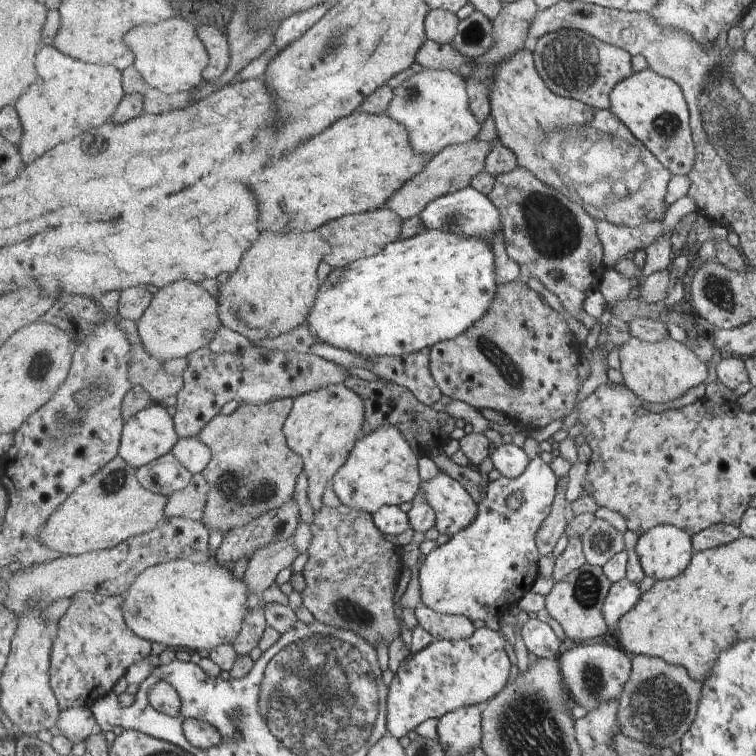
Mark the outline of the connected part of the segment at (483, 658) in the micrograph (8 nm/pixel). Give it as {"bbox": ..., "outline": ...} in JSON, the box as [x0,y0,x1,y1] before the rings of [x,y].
{"bbox":[389,627,511,738],"outline":[[[480,627],[470,637],[461,640],[439,638],[427,648],[416,652],[411,659],[401,663],[400,669],[395,672],[389,691],[389,734],[401,738],[415,730],[429,718],[443,717],[444,714],[459,710],[464,706],[483,706],[496,694],[499,694],[508,685],[511,676],[511,660],[505,650],[507,640],[500,630]]]}

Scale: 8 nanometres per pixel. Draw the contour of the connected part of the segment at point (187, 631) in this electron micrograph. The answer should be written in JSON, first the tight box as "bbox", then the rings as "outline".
{"bbox":[124,558,250,652],"outline":[[[217,558],[207,563],[195,563],[190,559],[173,559],[173,562],[158,564],[144,570],[124,595],[124,617],[129,628],[151,642],[160,642],[169,649],[191,652],[211,652],[227,642],[235,642],[242,631],[249,612],[247,598],[250,590],[245,580],[235,577],[231,566],[223,566]]]}

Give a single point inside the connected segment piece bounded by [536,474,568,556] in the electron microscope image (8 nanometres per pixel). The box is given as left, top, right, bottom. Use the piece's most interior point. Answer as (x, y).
(550, 534)

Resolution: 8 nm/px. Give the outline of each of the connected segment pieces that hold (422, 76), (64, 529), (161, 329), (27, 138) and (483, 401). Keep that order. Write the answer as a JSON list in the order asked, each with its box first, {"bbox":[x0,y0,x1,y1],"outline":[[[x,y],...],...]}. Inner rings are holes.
[{"bbox":[385,68,482,156],"outline":[[[423,68],[394,88],[393,100],[385,113],[409,129],[417,152],[436,156],[446,146],[471,142],[481,132],[482,124],[473,114],[467,86],[457,71]]]},{"bbox":[40,454,170,555],"outline":[[[120,454],[107,466],[98,470],[87,482],[84,482],[52,514],[49,522],[40,532],[40,539],[49,548],[63,555],[82,555],[115,548],[131,537],[150,533],[163,524],[168,516],[166,506],[170,495],[153,492],[145,488],[138,479],[138,468],[131,466]]]},{"bbox":[137,279,221,362],"outline":[[[185,279],[159,288],[145,314],[137,322],[140,340],[146,351],[162,362],[187,358],[200,348],[207,347],[221,328],[220,303],[200,283]]]},{"bbox":[14,46,123,166],"outline":[[[45,46],[37,56],[37,72],[41,82],[33,83],[14,104],[21,117],[24,139],[18,144],[24,166],[35,162],[54,146],[91,132],[111,120],[119,108],[123,92],[123,74],[115,66],[99,66],[79,62],[61,54],[55,46]]]},{"bbox":[430,277,581,431],"outline":[[[521,277],[514,281],[499,280],[496,297],[487,314],[460,336],[437,343],[430,349],[432,375],[446,399],[465,401],[479,410],[498,410],[529,431],[571,414],[578,402],[581,354],[575,336],[561,313],[551,308]]]}]

